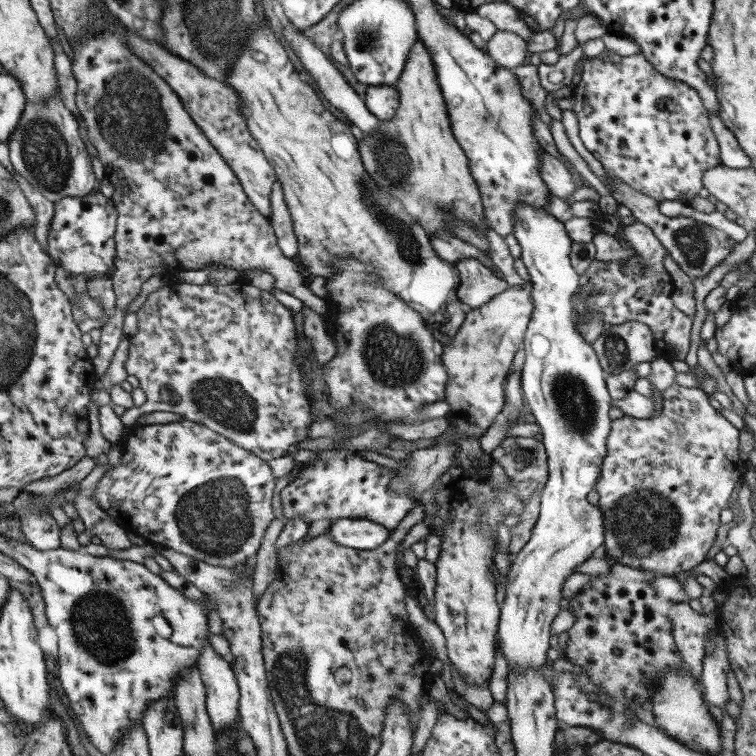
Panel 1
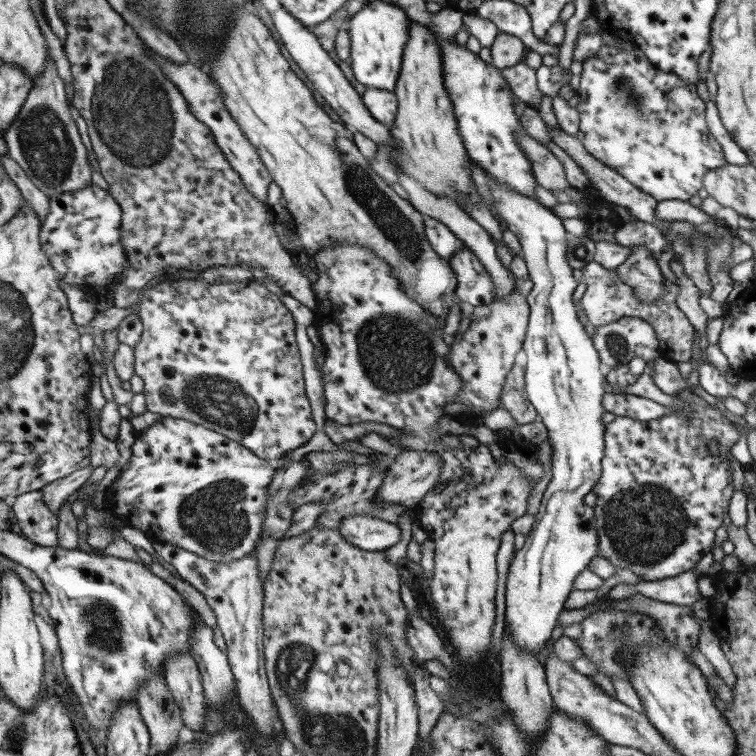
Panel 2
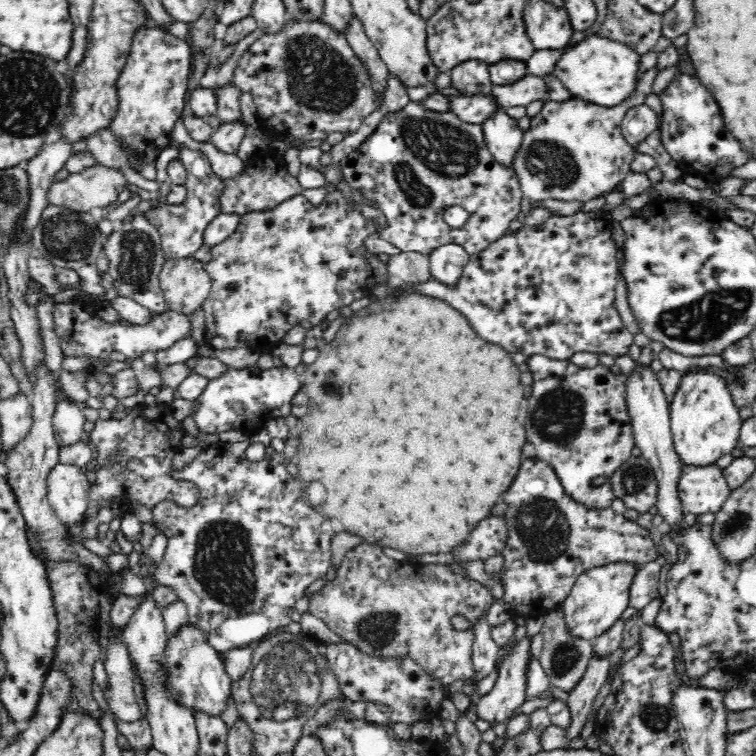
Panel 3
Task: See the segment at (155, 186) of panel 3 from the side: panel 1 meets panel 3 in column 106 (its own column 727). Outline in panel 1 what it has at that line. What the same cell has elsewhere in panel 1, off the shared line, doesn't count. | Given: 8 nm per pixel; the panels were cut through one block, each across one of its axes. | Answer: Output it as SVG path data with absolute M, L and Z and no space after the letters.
M708 114L709 127L717 141L719 160L726 168L743 169L751 166L751 161L740 146L733 133L721 122L718 115Z

